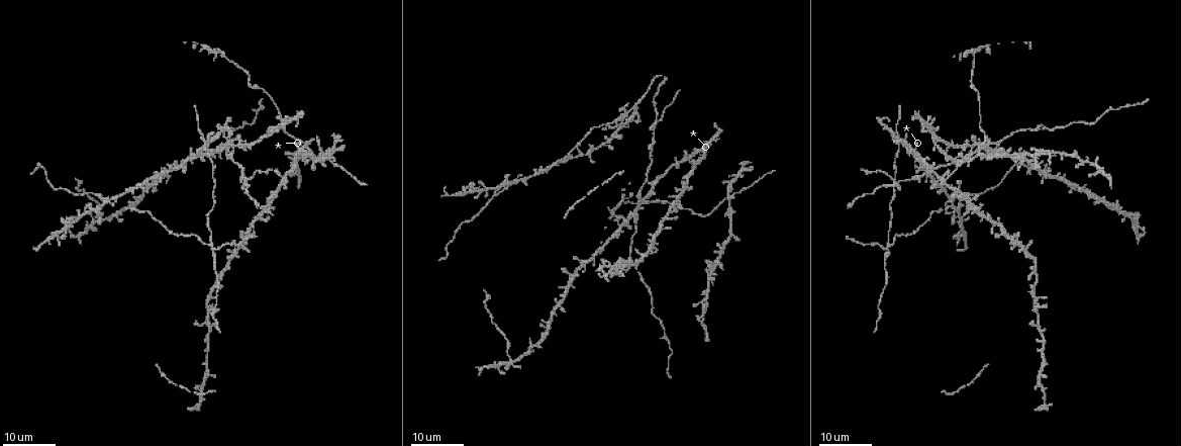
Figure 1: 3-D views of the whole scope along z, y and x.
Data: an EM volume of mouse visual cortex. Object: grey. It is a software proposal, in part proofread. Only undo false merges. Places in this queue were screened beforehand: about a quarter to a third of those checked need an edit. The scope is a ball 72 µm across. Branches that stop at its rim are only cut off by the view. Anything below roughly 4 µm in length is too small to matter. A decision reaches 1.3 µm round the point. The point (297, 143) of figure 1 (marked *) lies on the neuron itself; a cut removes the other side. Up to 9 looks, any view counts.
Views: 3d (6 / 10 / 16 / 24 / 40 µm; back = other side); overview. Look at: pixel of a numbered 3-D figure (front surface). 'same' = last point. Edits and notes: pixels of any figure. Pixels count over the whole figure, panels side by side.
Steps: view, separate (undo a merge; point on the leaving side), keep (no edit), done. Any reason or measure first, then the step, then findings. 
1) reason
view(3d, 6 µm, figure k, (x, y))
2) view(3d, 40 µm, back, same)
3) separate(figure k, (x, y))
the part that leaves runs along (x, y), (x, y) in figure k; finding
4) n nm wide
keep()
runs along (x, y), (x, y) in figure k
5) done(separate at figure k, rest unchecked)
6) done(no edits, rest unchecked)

four or more arms meet
view(3d, 16 µm, figure 1, (987, 145))

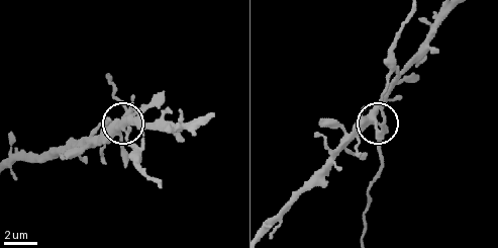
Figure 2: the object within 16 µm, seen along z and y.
closer look
view(3d, 10 µm, same)

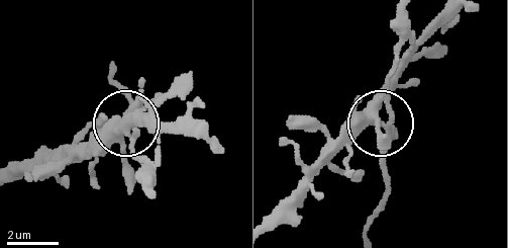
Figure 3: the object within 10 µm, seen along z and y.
side arm 40 µm
keep()
all the same neuron

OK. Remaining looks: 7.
thin arm on a thick one
view(3d, 16 µm, figure 1, (968, 158))

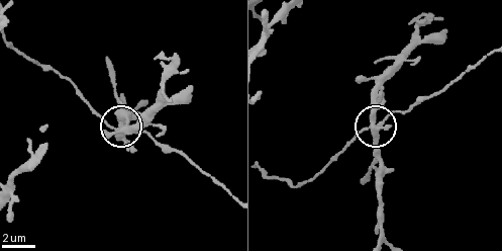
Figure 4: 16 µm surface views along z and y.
view(3d, 6 µm, figure 4, (369, 126))

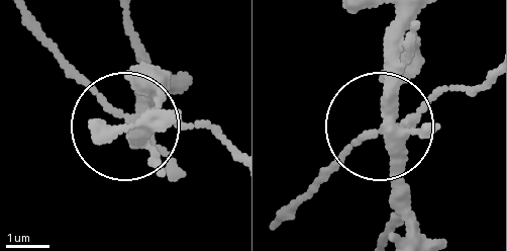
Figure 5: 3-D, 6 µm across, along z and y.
5 arms
keep()
all the same neuron

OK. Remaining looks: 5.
view(3d, 24 µm, figure 1, (249, 86))

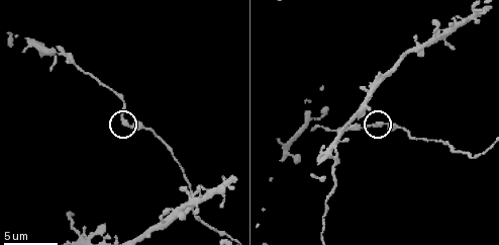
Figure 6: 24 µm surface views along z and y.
closer look
view(3d, 10 µm, figure 6, (125, 122))

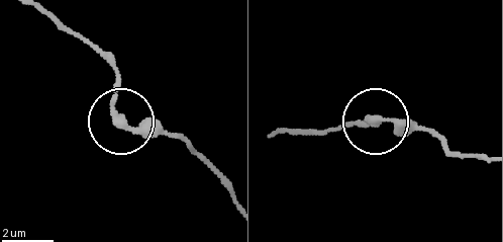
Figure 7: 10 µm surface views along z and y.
keep()
continuous, no second neuron

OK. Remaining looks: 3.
four-way junction
view(3d, 16 µm, figure 1, (654, 123))

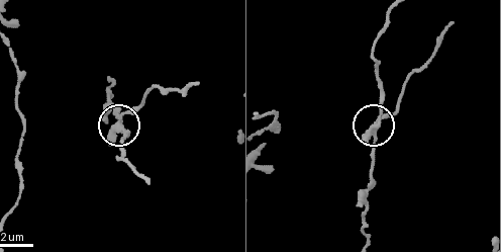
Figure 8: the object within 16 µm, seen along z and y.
view(3d, 10 µm, figure 8, (115, 129))

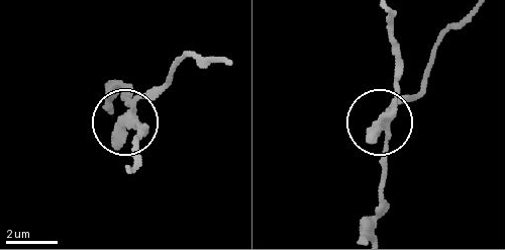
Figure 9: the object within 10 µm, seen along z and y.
330 nm wide
separate(figure 9, (115, 149))
the part that leaves runs along (129, 115), (184, 57), (195, 53), (221, 59) in figure 9; two neurons meet here

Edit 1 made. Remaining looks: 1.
done(separate at figure 9, rest unchecked)

